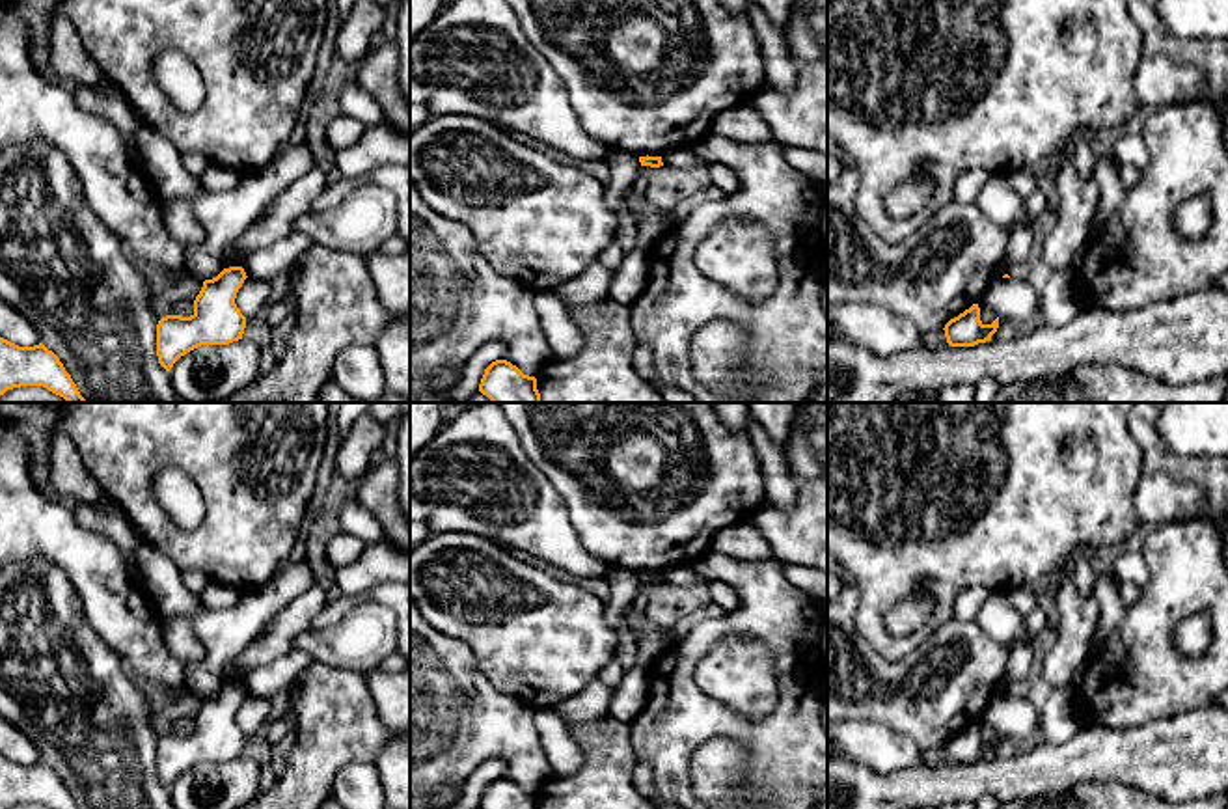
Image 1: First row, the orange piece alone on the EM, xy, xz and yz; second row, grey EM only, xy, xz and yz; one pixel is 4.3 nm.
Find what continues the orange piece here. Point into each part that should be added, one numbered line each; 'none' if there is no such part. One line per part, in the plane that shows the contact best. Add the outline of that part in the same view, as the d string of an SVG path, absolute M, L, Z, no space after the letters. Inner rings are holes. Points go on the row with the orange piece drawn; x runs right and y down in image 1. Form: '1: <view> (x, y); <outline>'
none

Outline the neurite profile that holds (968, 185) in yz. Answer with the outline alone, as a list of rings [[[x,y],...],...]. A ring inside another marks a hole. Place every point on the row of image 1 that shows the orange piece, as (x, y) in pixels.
[[[980,168],[962,171],[954,181],[954,201],[963,205],[976,203],[978,192],[988,179],[989,173]]]

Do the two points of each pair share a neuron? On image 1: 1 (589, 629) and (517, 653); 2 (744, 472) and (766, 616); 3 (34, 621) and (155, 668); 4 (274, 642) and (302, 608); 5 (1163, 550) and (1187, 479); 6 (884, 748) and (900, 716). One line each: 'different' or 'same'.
1: same
2: different
3: different
4: same
5: different
6: different

